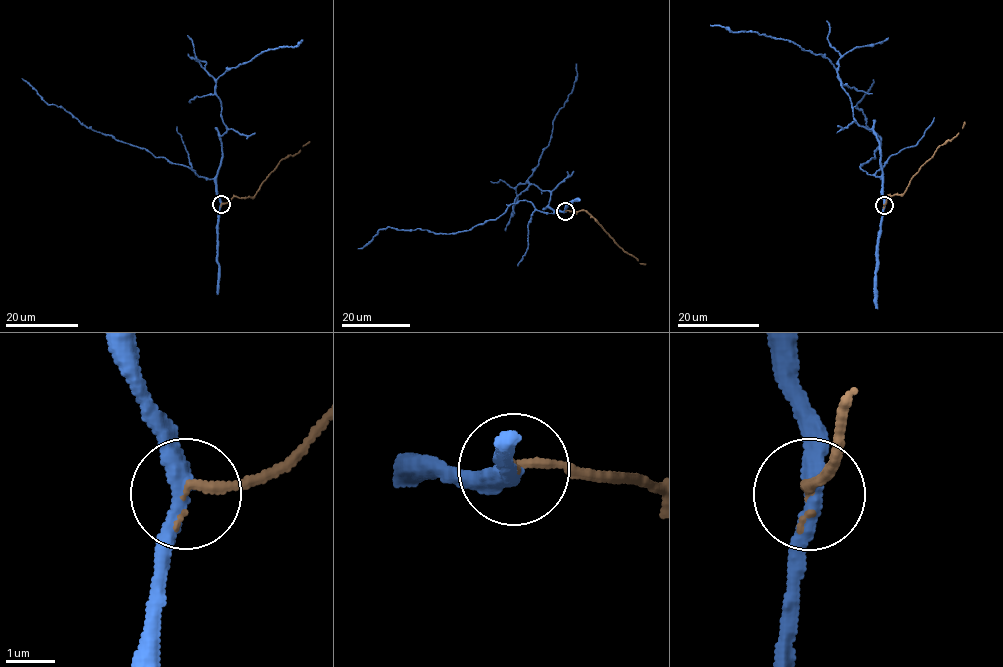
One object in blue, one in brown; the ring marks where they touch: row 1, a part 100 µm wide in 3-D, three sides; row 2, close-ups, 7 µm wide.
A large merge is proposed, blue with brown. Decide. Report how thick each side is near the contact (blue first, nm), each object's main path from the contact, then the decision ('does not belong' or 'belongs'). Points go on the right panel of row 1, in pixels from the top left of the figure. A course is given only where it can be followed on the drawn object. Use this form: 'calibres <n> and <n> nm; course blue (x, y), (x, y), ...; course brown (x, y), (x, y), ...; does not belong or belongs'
calibres 360 and 180 nm; course blue (884, 205), (880, 142), (872, 130), (857, 123), (850, 98), (827, 58), (803, 50), (792, 41), (710, 25); course brown (884, 205), (887, 195), (902, 194), (912, 176), (938, 148), (962, 128), (964, 122); belongs

